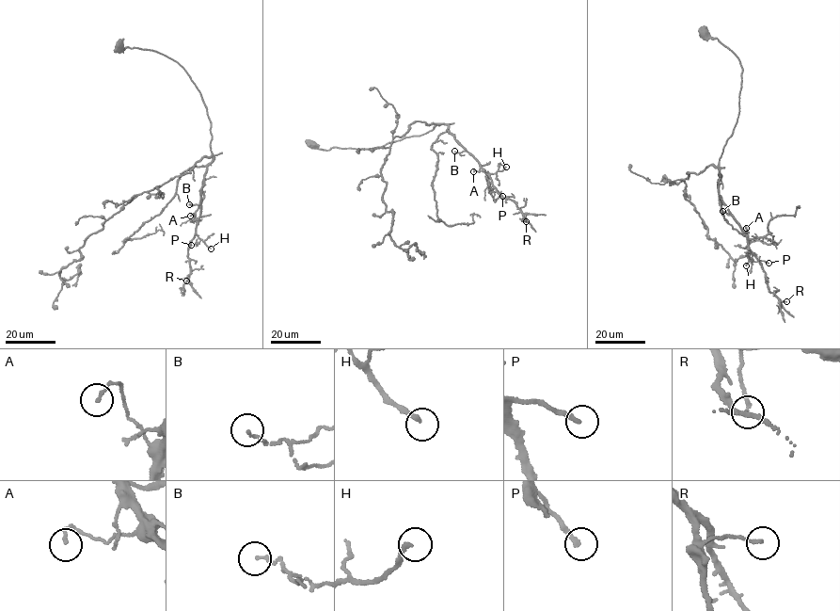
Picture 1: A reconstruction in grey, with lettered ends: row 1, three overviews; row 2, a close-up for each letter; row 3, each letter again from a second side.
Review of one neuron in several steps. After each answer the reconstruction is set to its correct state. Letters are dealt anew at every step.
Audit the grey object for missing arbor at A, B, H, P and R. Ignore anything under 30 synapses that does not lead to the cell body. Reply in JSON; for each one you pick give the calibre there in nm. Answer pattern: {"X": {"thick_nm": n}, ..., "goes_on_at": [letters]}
{"goes_on_at": []}

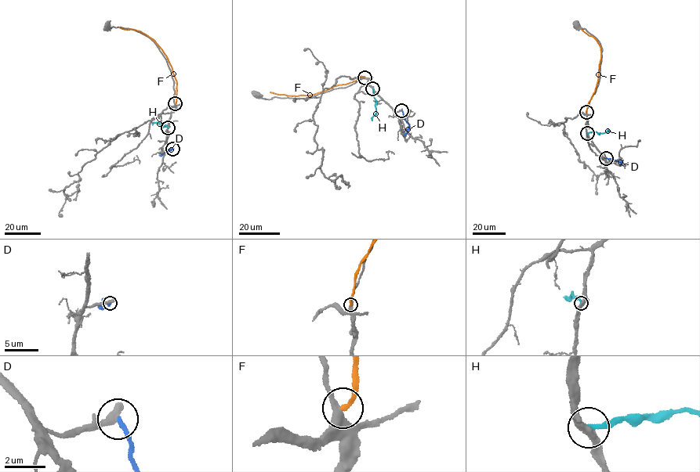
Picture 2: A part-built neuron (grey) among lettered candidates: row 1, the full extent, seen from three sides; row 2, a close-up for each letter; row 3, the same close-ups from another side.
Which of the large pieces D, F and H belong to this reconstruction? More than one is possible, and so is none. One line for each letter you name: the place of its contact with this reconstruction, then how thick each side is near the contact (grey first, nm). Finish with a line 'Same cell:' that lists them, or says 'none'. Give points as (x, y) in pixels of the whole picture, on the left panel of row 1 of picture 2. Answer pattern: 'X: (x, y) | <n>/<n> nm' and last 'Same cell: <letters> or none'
Same cell: none

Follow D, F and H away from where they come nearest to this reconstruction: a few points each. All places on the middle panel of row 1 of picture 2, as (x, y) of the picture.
D: (401, 110), (408, 126), (404, 136)
F: (364, 77), (360, 76), (355, 81), (310, 95), (290, 95), (270, 91)
H: (372, 88), (376, 113), (371, 119)

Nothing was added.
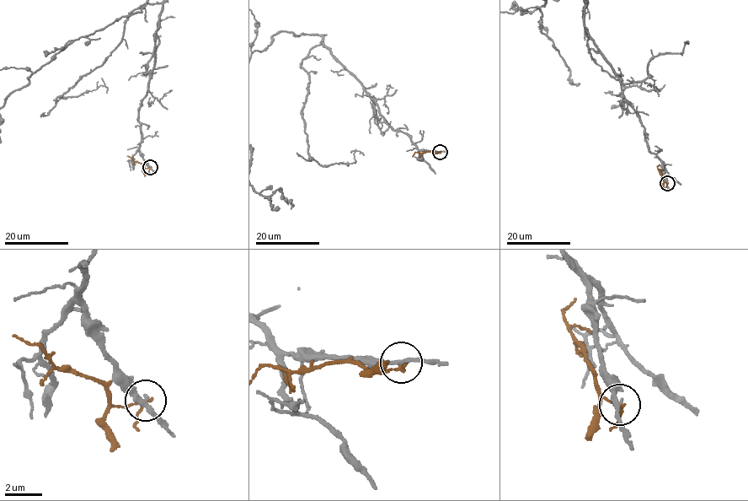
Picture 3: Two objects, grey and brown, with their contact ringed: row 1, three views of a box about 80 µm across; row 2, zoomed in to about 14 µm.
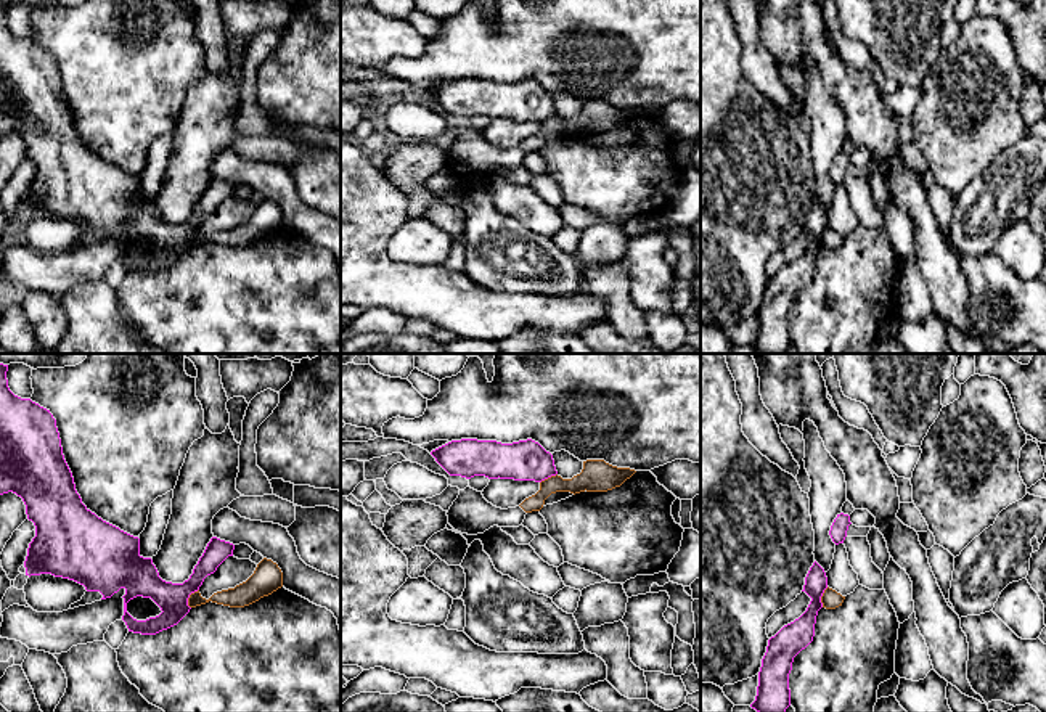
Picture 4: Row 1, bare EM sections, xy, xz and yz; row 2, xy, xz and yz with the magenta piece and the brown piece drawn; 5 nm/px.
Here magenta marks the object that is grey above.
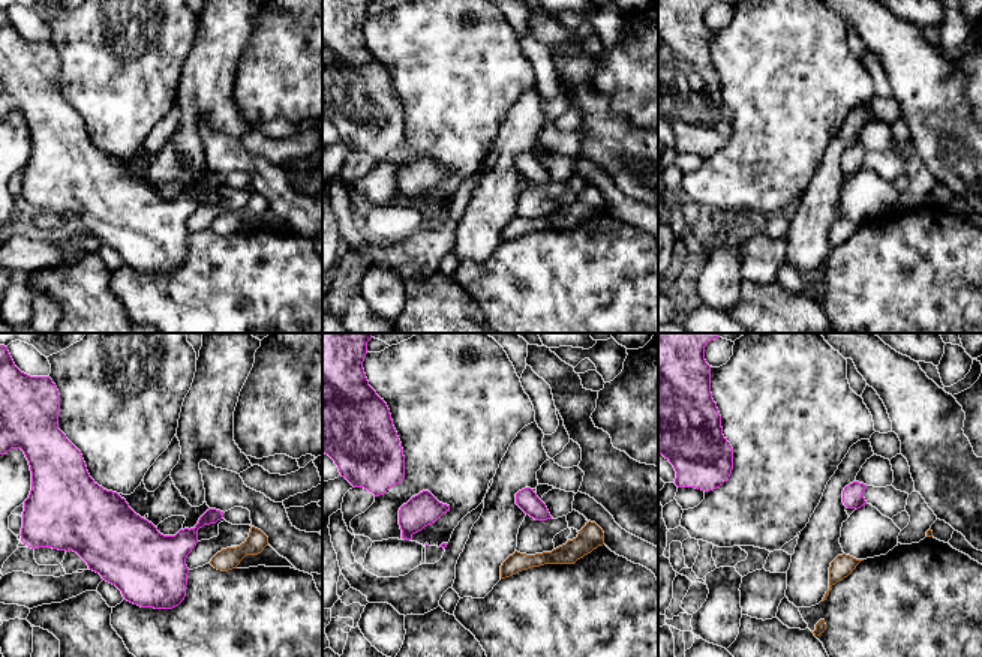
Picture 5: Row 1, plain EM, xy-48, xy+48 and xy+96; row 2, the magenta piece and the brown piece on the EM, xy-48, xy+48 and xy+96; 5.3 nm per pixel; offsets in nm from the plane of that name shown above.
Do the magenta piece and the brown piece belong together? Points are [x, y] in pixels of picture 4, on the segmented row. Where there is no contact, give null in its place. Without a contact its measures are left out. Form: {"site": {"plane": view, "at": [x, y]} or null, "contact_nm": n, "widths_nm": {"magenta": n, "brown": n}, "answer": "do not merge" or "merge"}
{"site": {"plane": "xy", "at": [188, 597]}, "contact_nm": 110, "widths_nm": {"magenta": 180, "brown": 110}, "answer": "do not merge"}

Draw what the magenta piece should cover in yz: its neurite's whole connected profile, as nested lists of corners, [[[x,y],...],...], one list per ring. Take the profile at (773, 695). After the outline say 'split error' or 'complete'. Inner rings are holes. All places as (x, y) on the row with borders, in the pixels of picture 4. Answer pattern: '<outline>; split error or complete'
[[[815,561],[802,590],[811,598],[807,611],[768,640],[758,672],[757,696],[750,704],[757,712],[786,712],[791,706],[789,673],[792,662],[813,641],[816,616],[823,608],[821,596],[826,588],[826,572]]]; complete

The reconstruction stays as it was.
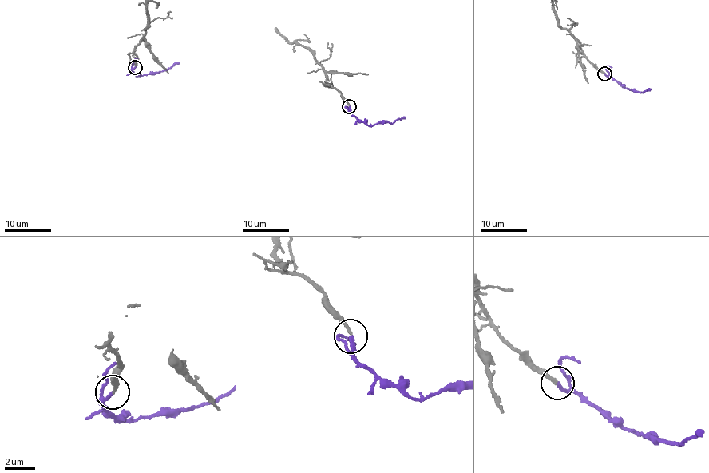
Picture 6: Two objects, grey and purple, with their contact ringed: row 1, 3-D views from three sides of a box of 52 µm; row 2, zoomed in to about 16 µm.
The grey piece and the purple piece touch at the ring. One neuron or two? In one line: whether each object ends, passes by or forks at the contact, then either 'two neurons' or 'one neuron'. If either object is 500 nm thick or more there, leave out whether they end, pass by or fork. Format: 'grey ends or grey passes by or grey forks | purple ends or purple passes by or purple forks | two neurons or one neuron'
grey ends | purple ends | one neuron

